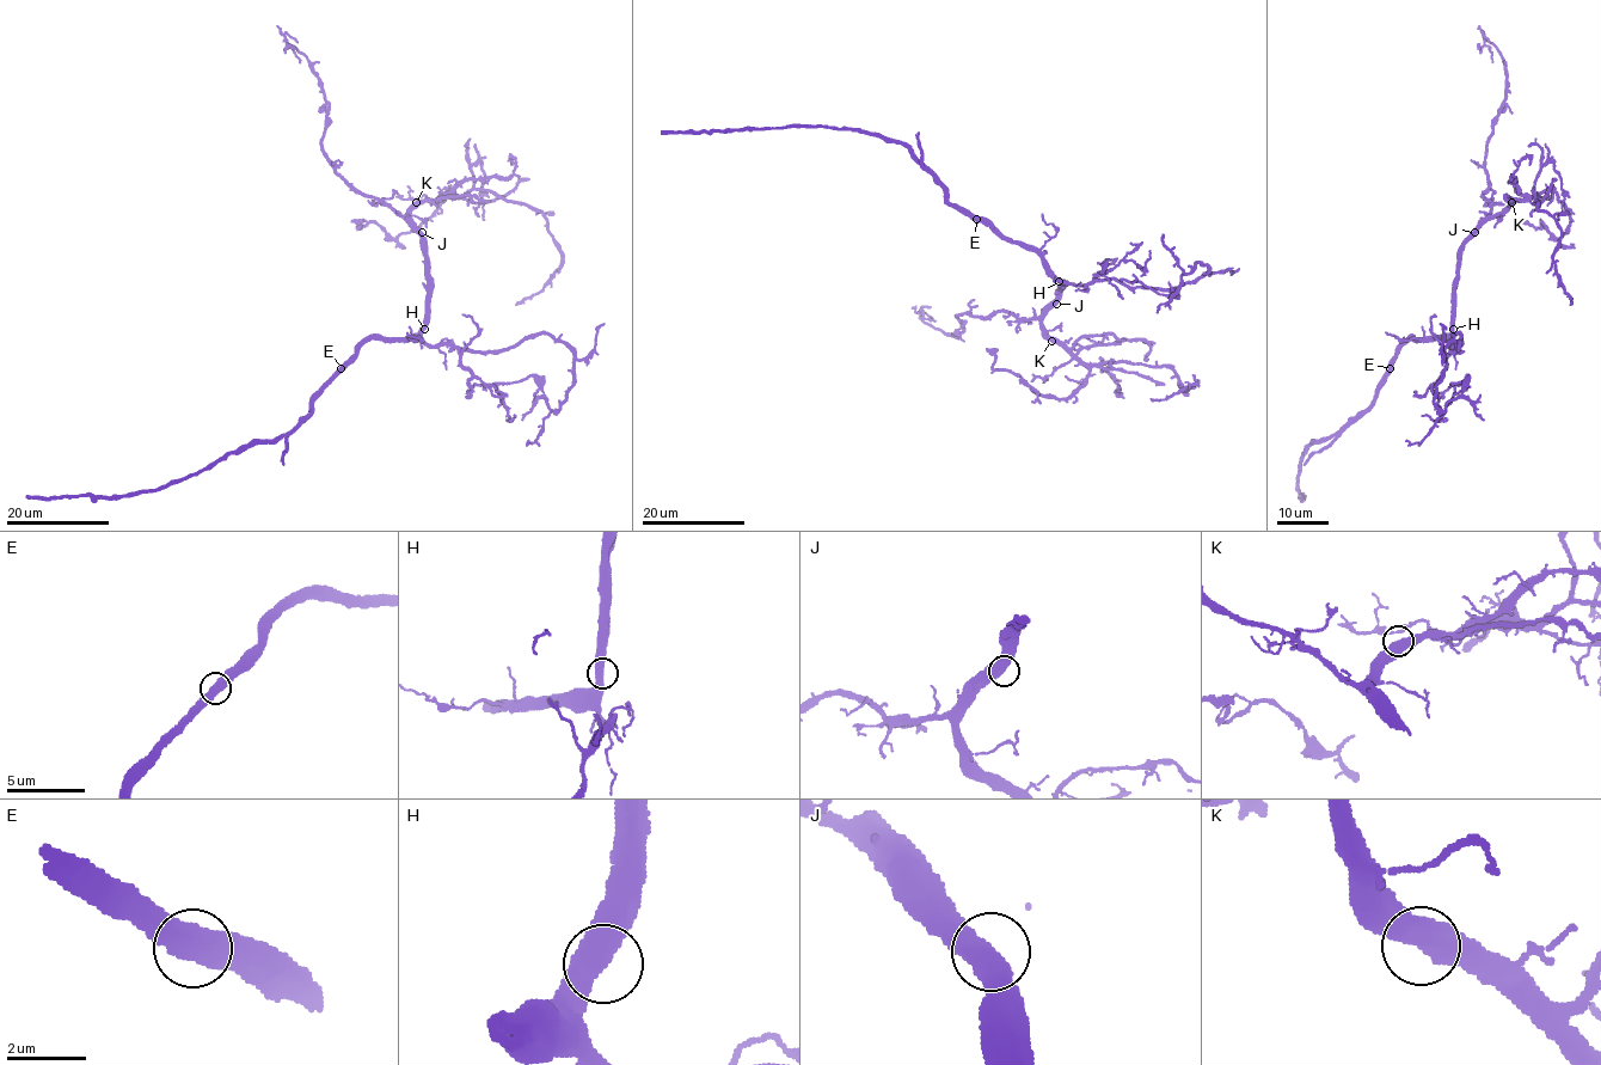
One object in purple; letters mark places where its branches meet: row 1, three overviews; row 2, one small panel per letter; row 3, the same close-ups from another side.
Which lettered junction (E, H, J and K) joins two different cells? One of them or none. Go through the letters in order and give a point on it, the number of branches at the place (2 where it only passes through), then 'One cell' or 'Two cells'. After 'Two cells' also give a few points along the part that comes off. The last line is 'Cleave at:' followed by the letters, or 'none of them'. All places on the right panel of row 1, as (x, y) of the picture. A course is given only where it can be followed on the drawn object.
E: Place: (1390, 368). Branches: 2. One cell
H: Place: (1453, 329). Branches: 2. One cell
J: Place: (1474, 232). Branches: 2. One cell
K: Place: (1511, 202). Branches: 2. One cell
Cleave at: none of them

